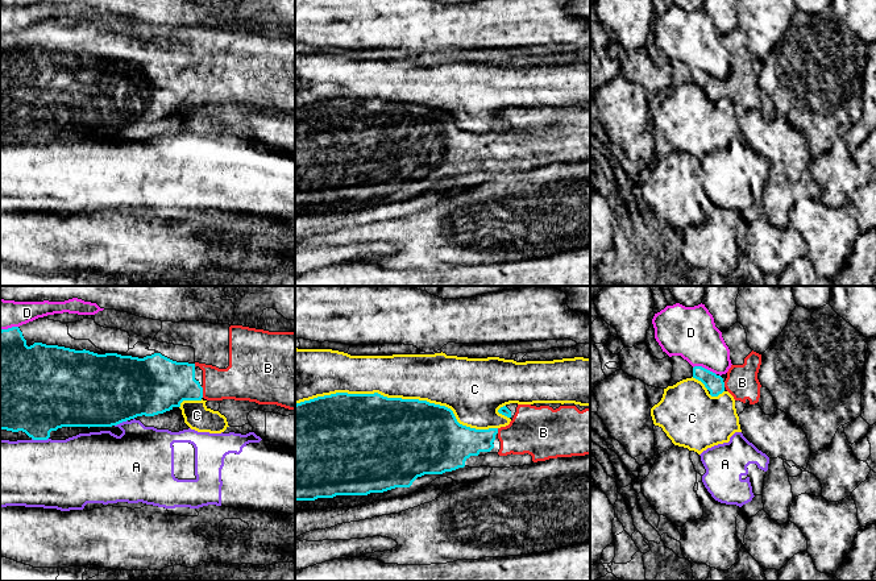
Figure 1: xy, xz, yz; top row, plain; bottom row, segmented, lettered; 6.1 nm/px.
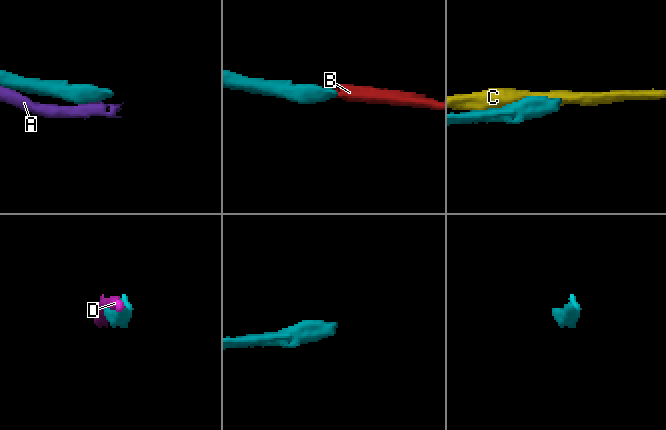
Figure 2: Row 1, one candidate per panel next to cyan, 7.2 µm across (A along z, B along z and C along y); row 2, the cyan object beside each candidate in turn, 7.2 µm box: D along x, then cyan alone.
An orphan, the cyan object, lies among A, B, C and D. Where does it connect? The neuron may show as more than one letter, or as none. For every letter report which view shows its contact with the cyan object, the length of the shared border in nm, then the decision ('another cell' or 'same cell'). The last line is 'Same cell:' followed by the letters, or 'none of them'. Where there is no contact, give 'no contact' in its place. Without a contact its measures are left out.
A: contact in xy; length 100 nm; another cell
B: contact in xy; length 70 nm; same cell
C: contact in xz; length 1250 nm; another cell
D: contact in yz; length 150 nm; another cell
Same cell: B

